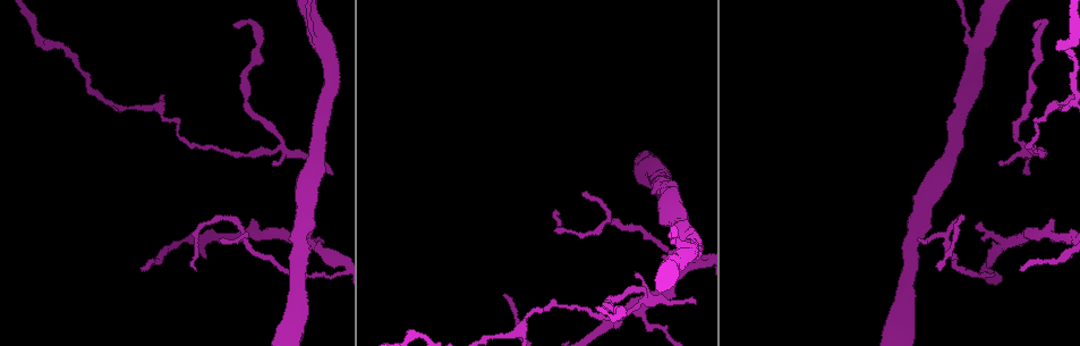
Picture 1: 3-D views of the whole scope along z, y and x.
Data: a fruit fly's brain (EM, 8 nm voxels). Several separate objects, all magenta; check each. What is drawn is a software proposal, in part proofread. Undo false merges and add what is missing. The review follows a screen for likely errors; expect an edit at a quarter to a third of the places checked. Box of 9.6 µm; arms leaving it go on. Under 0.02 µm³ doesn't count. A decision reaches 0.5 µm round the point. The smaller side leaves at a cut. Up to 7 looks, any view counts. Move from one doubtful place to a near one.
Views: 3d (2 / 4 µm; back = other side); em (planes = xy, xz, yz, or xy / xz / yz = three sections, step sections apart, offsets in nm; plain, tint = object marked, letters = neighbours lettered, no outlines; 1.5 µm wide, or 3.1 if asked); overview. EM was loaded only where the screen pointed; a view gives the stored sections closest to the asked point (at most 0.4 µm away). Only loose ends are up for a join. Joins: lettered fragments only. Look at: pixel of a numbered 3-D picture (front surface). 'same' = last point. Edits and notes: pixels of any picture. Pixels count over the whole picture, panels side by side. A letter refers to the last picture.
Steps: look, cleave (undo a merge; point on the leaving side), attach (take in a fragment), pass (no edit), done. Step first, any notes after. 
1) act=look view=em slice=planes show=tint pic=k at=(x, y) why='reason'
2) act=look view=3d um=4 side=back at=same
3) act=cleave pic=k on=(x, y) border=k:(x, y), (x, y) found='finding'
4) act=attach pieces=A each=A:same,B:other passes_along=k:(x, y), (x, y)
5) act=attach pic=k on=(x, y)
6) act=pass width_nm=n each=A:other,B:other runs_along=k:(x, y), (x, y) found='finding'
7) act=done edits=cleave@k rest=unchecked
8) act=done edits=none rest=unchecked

act=look view=3d um=4 pic=1 at=(219, 238) why='an open end'

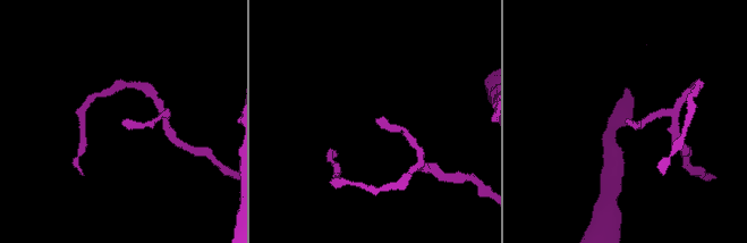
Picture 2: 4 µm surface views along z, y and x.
act=look view=em slice=yz step=8 show=tint pic=2 at=(124, 122)

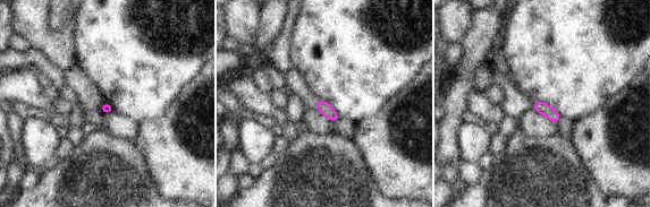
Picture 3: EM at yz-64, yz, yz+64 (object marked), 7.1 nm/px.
act=look view=em slice=planes show=letters at=same why='cut it another way'

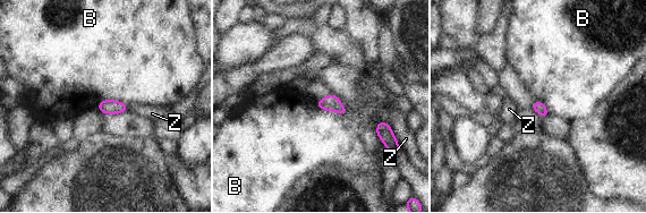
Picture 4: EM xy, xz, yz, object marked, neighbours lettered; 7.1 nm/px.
act=pass longest_contact=B:240nm each=B:other,Z:other found='no lettered fragment goes on from it'

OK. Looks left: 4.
act=look view=3d um=2 pic=1 at=(143, 268) why='end of a long branch'

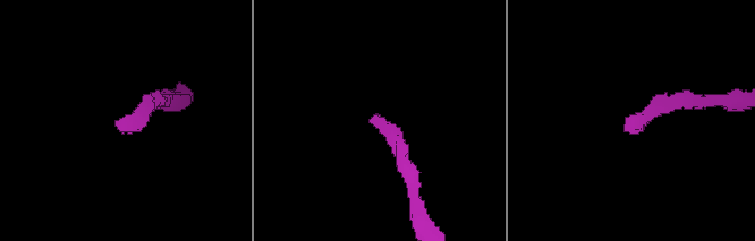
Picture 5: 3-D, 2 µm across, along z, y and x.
act=look view=em slice=planes show=letters pic=5 at=(119, 131)

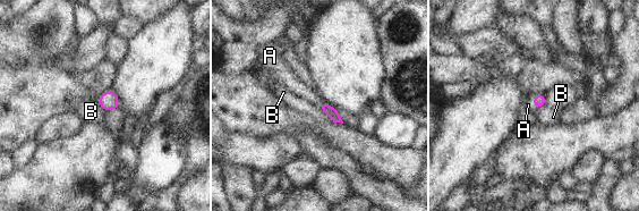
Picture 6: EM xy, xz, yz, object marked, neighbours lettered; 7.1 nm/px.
act=attach pieces=A each=A:same,B:other found='the cell continues'

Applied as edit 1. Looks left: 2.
act=look view=em slice=yz step=4 show=tint pic=1 at=(962, 8) why='narrows sharply'

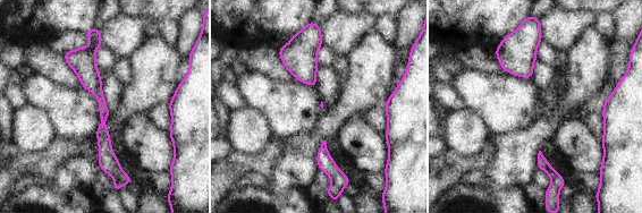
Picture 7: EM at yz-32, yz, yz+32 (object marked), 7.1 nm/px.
act=look view=em slice=yz step=4 show=letters at=same

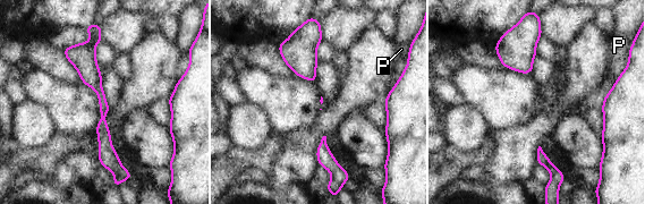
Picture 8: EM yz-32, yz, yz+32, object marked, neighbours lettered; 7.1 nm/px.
act=pass each=P:other border=8:(612, 86), (605, 95), (601, 108) found='continuous, no second cell'

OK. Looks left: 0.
act=done edits=attach@6 rest=unchecked

